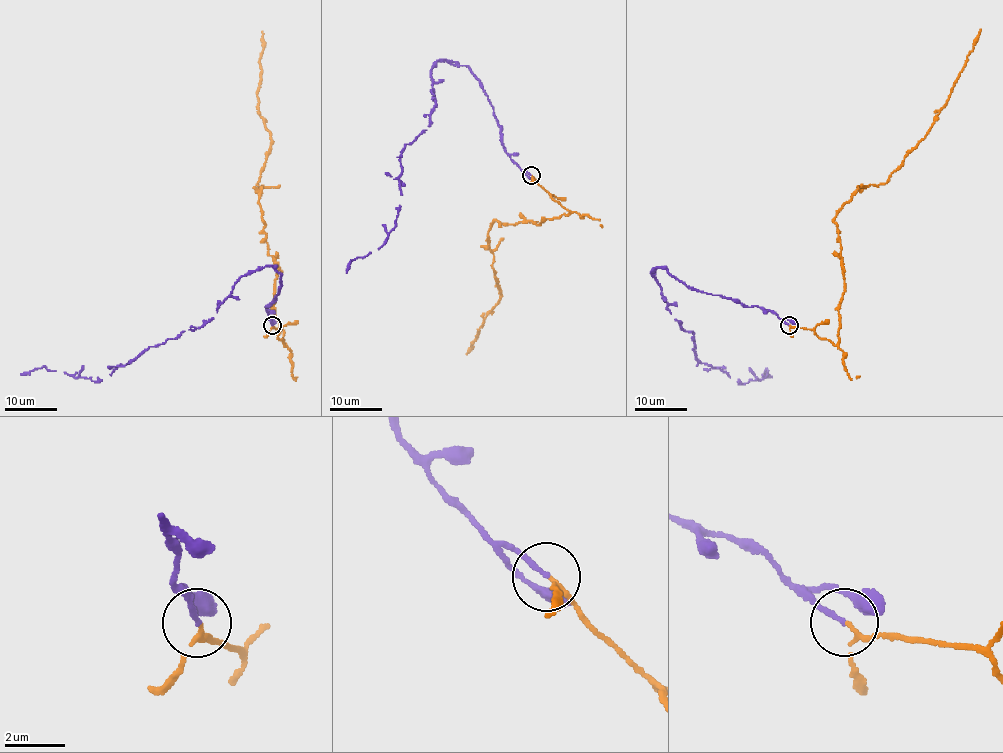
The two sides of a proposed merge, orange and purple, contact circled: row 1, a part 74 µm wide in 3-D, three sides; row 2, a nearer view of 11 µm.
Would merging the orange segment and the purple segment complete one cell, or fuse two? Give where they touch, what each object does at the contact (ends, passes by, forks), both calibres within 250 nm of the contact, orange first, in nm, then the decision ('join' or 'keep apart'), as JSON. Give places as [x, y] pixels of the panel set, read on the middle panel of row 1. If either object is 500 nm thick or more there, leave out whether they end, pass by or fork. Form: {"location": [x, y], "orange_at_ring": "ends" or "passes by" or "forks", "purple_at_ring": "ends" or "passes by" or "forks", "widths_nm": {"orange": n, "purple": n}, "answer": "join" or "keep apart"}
{"location": [531, 175], "orange_at_ring": "passes by", "purple_at_ring": "ends", "widths_nm": {"orange": 120, "purple": 170}, "answer": "join"}

